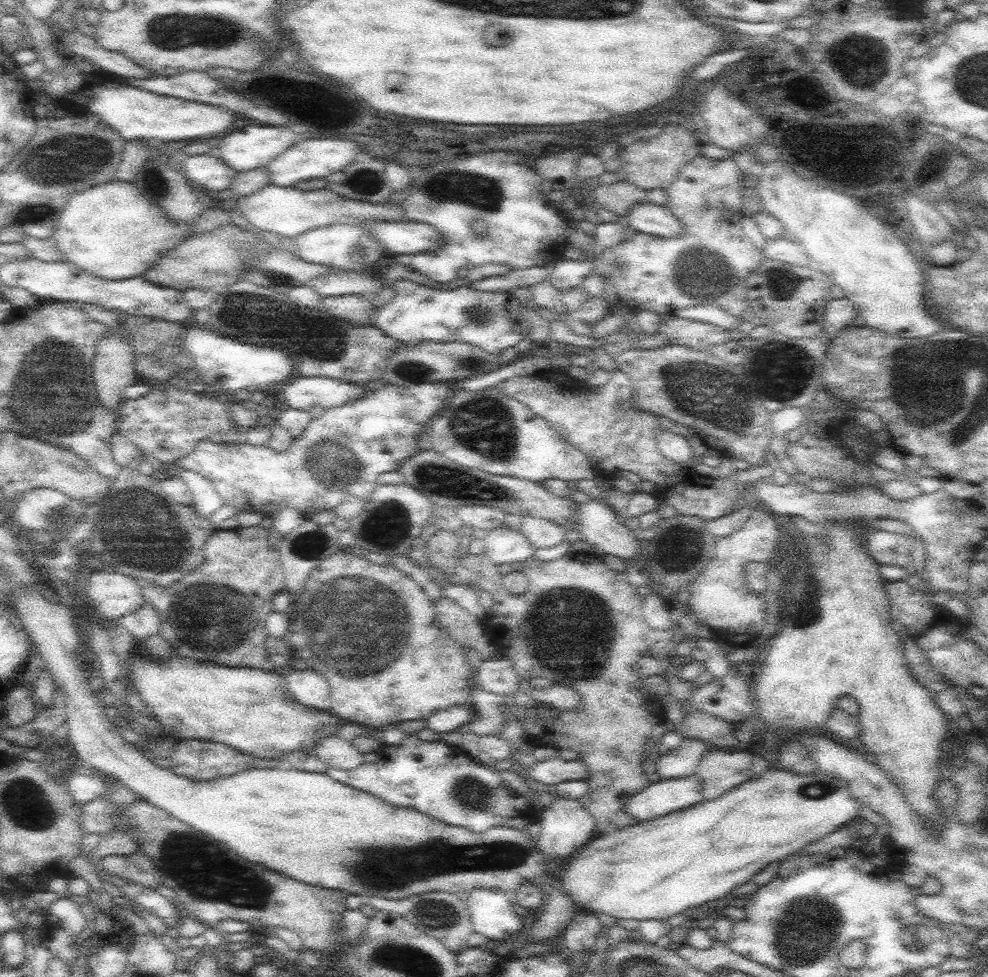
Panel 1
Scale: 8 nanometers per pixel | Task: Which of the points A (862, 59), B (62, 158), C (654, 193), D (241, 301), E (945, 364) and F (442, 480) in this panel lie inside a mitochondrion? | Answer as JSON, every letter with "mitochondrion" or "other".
{"A":"mitochondrion","B":"mitochondrion","C":"other","D":"mitochondrion","E":"mitochondrion","F":"mitochondrion"}

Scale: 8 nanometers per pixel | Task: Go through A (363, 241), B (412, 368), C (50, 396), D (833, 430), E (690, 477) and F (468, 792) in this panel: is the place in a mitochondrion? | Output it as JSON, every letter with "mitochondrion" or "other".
{"A":"other","B":"mitochondrion","C":"mitochondrion","D":"other","E":"other","F":"mitochondrion"}

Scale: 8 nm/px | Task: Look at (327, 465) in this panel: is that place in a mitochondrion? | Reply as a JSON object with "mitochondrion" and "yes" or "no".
{"mitochondrion":"yes"}

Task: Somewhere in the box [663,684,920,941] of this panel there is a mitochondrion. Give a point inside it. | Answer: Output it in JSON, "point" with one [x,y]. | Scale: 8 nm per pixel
{"point":[817,790]}

